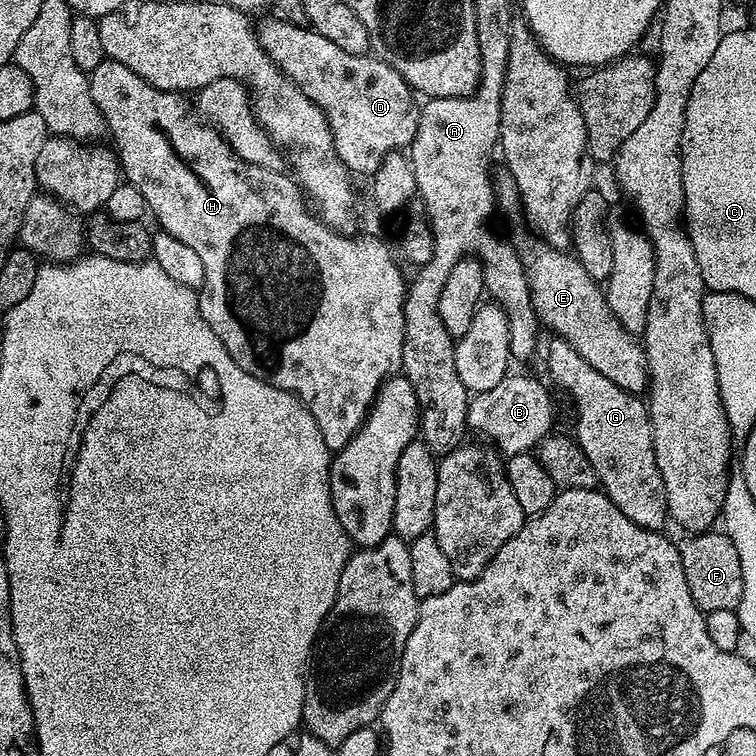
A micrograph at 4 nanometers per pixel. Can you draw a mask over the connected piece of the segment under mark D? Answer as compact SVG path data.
M283 18L268 19L259 21L256 37L260 39L260 45L264 47L269 58L279 66L280 71L290 77L302 90L302 94L306 94L306 98L310 98L310 102L317 104L326 114L332 131L332 151L335 156L346 165L349 173L357 177L375 177L378 166L382 166L384 159L394 151L407 149L418 130L418 100L402 78L402 74L398 74L398 70L391 68L385 60L381 60L375 54L359 56L334 46L330 38L322 38L322 34L318 34L311 26L291 24Z

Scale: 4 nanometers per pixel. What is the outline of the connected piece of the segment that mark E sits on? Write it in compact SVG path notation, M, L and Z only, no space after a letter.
M523 231L510 236L510 243L520 255L537 320L547 331L549 328L559 339L570 342L598 374L610 378L610 382L622 386L622 390L643 393L648 386L648 358L644 345L614 318L601 281L590 278L571 251L553 248L531 231Z

